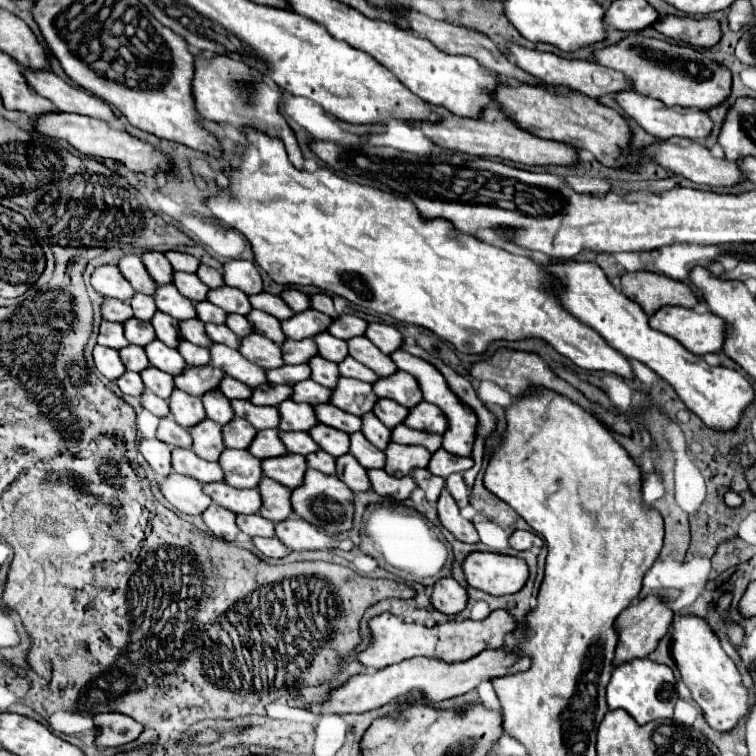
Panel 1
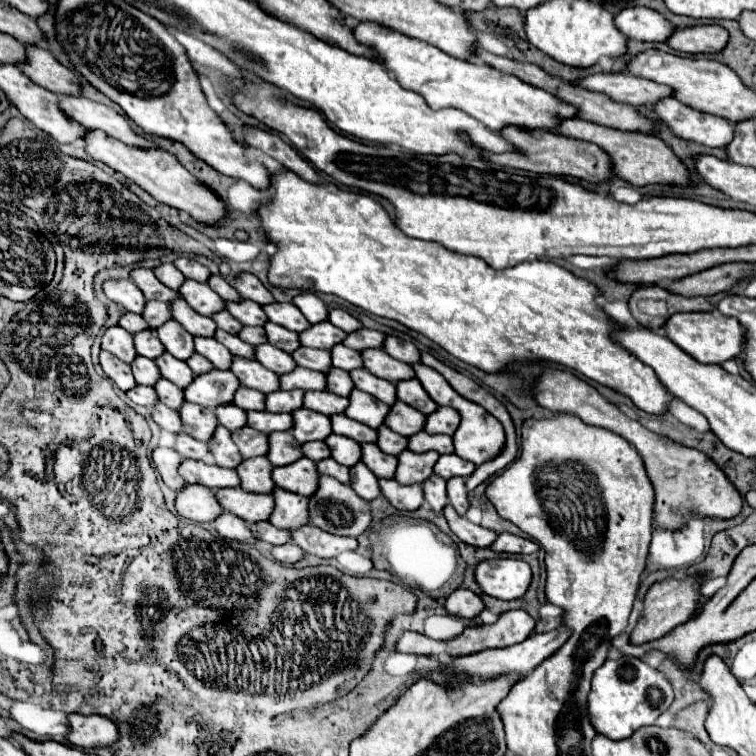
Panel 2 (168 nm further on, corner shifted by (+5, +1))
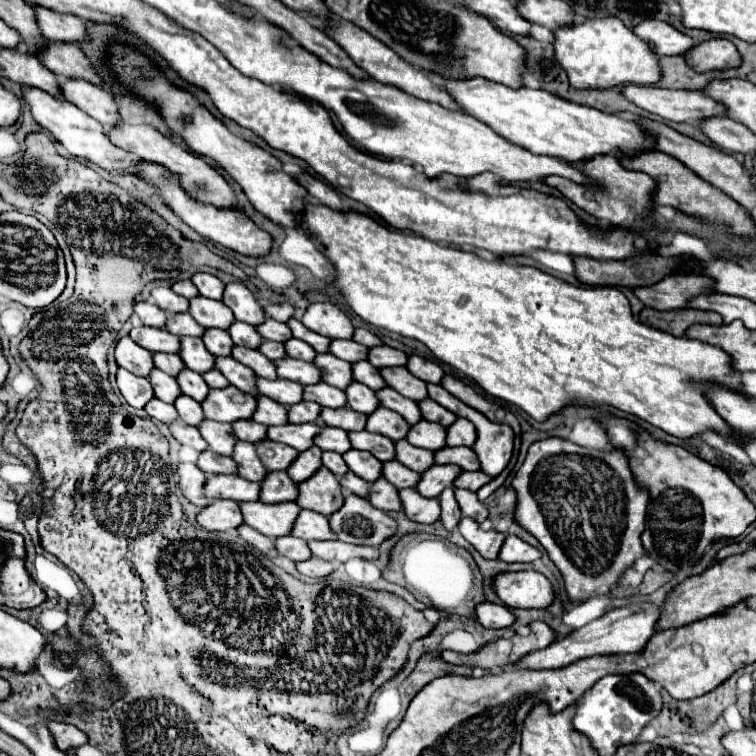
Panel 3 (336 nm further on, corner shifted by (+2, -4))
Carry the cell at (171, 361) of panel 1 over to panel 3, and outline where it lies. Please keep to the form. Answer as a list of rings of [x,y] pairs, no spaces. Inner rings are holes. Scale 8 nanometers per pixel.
[[[189,368],[181,370],[181,372],[175,376],[175,380],[177,380],[181,392],[183,392],[185,396],[195,398],[197,402],[201,402],[201,398],[205,398],[205,394],[209,392],[209,386],[207,386],[205,380],[201,378],[201,374],[197,374],[197,372],[189,370]]]

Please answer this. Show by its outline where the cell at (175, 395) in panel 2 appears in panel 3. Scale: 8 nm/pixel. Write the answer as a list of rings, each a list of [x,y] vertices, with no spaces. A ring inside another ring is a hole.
[[[181,394],[181,396],[173,402],[173,406],[177,408],[179,418],[181,418],[183,422],[191,424],[191,426],[197,426],[197,422],[201,422],[201,420],[205,418],[205,416],[201,414],[201,404],[199,404],[197,400],[185,396],[185,394]]]

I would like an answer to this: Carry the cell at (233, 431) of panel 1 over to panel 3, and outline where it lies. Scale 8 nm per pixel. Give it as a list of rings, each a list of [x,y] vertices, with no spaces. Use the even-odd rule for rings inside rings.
[[[267,438],[255,444],[255,452],[267,470],[285,470],[285,466],[289,466],[289,462],[293,462],[293,458],[299,454],[291,446]]]

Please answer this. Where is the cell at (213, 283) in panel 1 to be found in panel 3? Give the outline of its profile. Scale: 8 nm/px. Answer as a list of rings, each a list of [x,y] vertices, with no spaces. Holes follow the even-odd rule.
[[[239,282],[225,286],[223,302],[233,310],[233,314],[235,314],[237,320],[247,322],[251,326],[255,326],[257,322],[261,322],[261,318],[265,316],[263,308],[255,300],[255,296],[243,284],[239,284]]]

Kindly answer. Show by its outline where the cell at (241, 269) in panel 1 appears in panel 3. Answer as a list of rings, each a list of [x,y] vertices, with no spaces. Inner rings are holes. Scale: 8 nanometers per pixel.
[[[269,304],[269,306],[263,306],[263,310],[265,310],[267,316],[271,316],[271,318],[275,318],[279,322],[287,322],[289,316],[295,314],[291,304]]]

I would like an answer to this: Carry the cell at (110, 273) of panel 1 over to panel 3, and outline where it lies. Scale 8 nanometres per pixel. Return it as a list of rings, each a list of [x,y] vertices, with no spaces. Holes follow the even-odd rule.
[[[135,302],[135,304],[133,304],[133,312],[141,318],[141,322],[143,322],[145,326],[165,328],[165,318],[167,318],[167,314],[165,314],[159,306],[155,306],[155,304],[151,304],[151,302]]]

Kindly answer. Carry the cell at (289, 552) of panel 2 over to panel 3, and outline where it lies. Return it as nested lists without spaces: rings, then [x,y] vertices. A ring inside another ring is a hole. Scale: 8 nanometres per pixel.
[[[311,556],[309,560],[297,562],[297,570],[299,570],[301,574],[305,574],[305,576],[311,576],[311,578],[323,578],[323,576],[329,576],[335,568],[337,568],[337,564],[325,562],[325,560],[315,558],[315,556]]]

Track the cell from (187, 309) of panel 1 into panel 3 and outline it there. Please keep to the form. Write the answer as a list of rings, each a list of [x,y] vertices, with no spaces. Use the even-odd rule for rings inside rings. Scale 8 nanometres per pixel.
[[[207,328],[205,334],[203,334],[203,342],[205,342],[205,348],[213,356],[229,356],[229,350],[233,346],[233,340],[229,338],[229,332],[219,330],[219,328]]]

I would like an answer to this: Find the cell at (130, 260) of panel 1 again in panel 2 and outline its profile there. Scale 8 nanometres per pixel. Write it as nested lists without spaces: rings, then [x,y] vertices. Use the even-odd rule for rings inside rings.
[[[134,269],[132,271],[132,281],[138,285],[138,289],[144,293],[144,297],[150,301],[150,299],[156,299],[156,301],[174,301],[178,297],[182,297],[180,293],[168,289],[166,285],[162,285],[154,271],[150,269]]]

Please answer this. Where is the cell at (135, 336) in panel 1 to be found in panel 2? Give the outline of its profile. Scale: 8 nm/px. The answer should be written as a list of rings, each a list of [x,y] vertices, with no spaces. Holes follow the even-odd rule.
[[[140,331],[134,335],[134,345],[138,355],[148,357],[148,359],[156,359],[158,355],[162,355],[166,349],[162,349],[162,343],[158,341],[158,337],[154,337],[154,331]]]

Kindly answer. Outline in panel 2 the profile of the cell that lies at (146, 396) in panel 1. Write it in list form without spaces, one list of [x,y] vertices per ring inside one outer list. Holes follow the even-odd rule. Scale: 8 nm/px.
[[[156,403],[154,411],[152,411],[152,419],[166,431],[170,433],[182,433],[182,421],[180,421],[180,413],[162,405],[162,403]]]

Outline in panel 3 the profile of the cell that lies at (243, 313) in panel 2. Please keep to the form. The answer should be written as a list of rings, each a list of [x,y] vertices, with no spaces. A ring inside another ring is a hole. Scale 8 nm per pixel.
[[[265,318],[263,324],[257,324],[255,326],[257,332],[265,338],[265,340],[275,340],[275,342],[285,342],[291,338],[289,334],[289,326],[283,324],[283,322],[277,322],[273,318]]]

